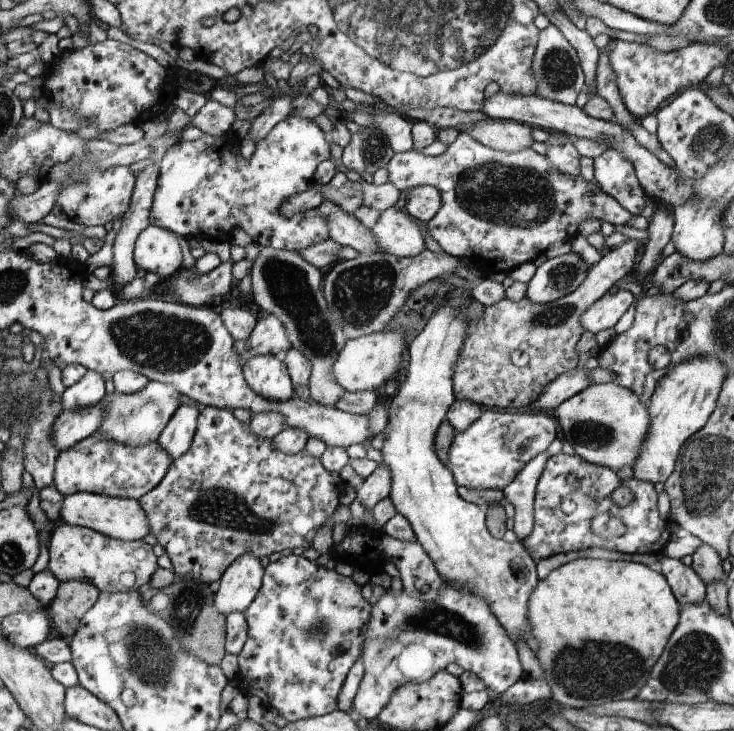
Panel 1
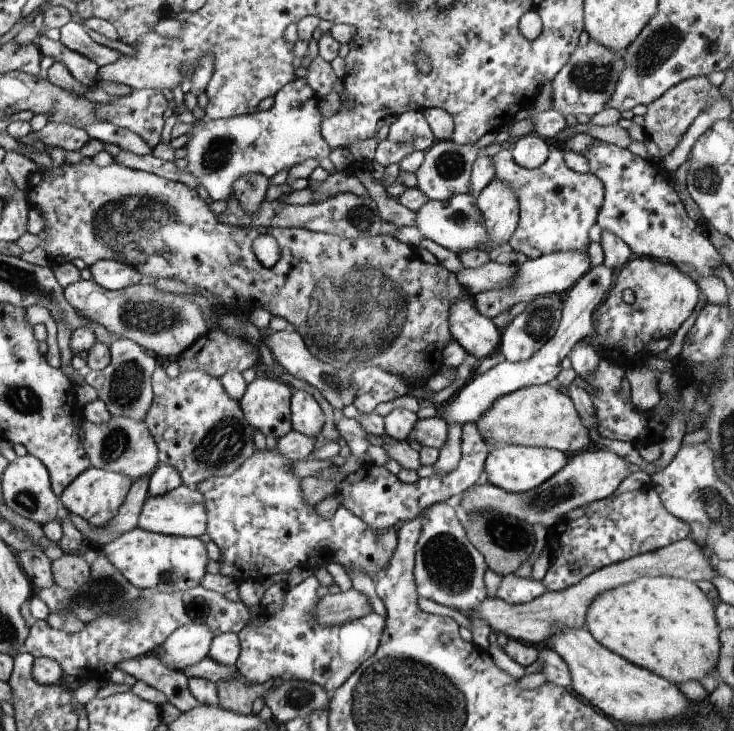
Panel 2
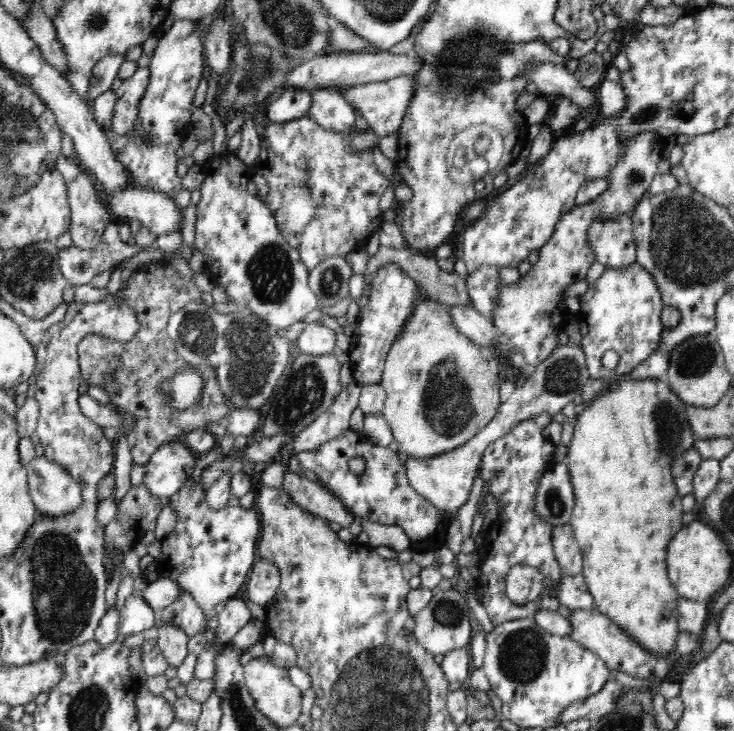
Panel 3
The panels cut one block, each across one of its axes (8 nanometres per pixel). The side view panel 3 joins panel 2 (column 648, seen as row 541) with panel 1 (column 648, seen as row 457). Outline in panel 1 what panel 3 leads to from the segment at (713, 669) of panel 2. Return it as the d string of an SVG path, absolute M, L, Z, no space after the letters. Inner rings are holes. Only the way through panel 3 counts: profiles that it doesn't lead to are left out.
M576 558L576 560L572 560L555 570L546 579L540 580L537 589L530 596L528 608L531 634L537 646L535 656L543 671L543 678L550 686L553 700L570 709L591 708L593 711L608 702L633 700L639 696L647 684L654 666L665 653L665 648L678 627L678 612L680 612L680 606L678 606L665 577L654 570L650 570L650 566L624 561L594 560L592 558Z

